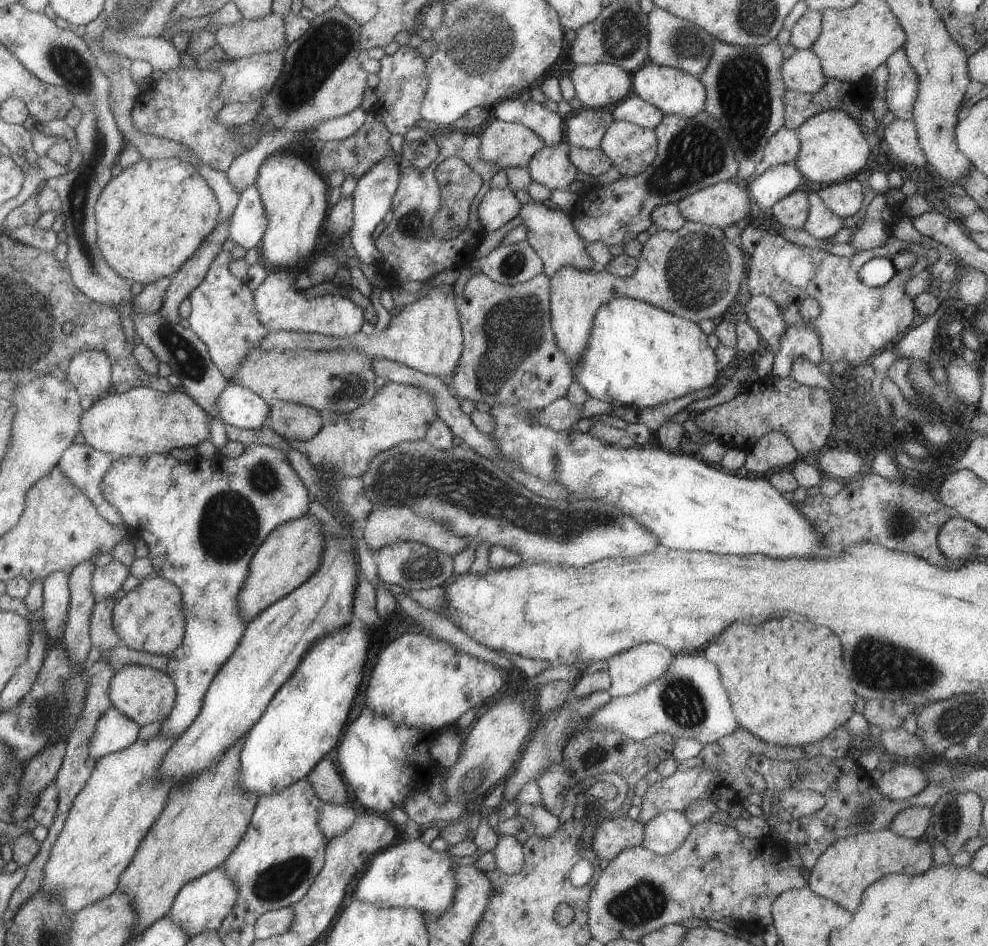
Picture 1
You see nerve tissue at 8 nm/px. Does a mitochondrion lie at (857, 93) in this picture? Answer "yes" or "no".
no

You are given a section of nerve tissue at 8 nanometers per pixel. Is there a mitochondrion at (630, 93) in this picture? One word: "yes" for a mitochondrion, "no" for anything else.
no

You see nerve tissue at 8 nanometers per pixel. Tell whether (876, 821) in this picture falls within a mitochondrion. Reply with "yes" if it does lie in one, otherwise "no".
no

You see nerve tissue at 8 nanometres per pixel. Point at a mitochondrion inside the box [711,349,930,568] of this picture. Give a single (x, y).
(900, 522)

